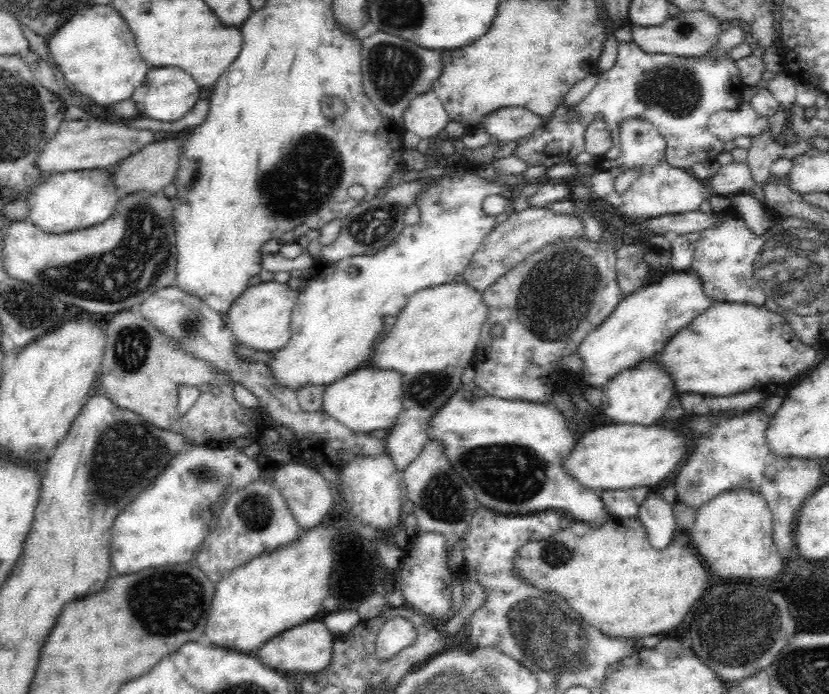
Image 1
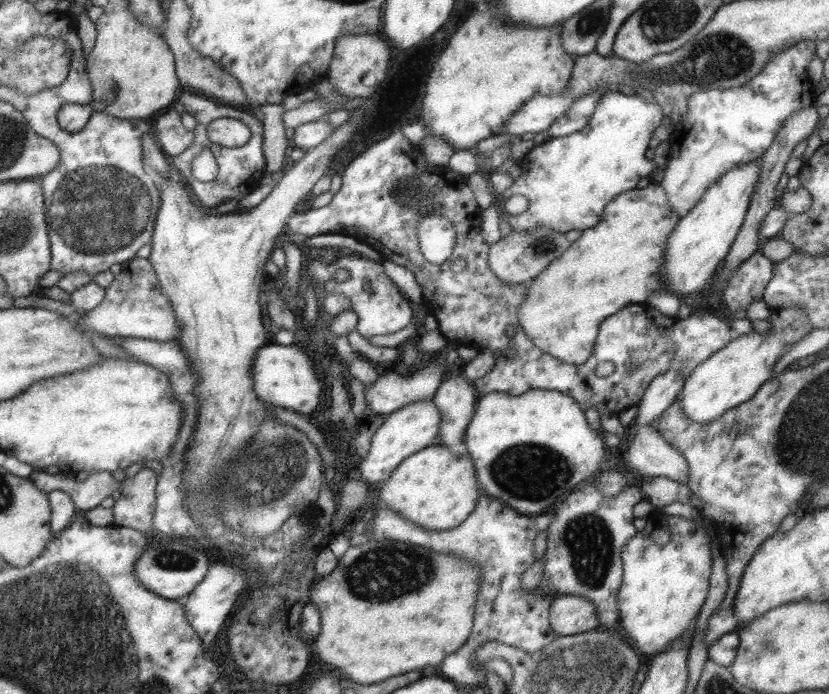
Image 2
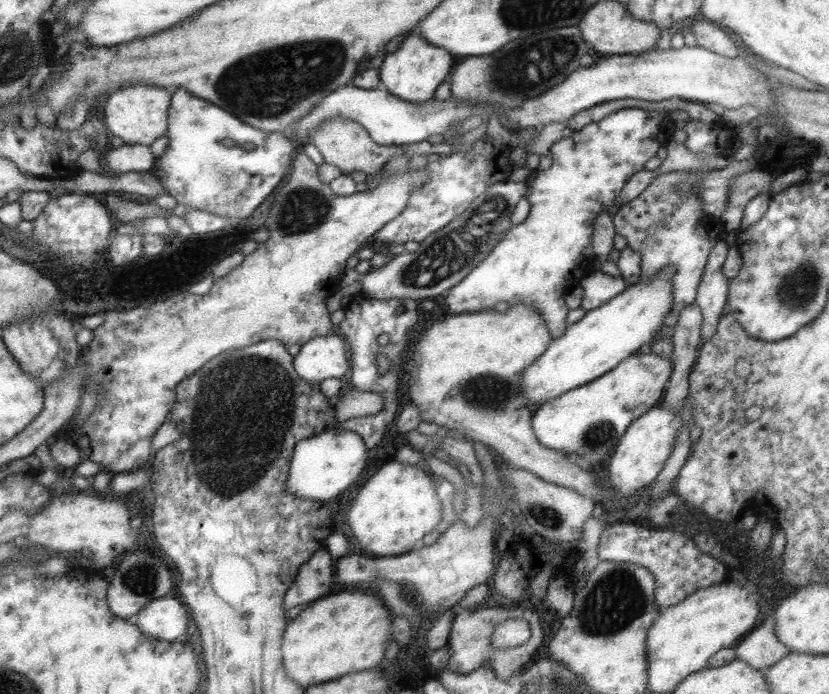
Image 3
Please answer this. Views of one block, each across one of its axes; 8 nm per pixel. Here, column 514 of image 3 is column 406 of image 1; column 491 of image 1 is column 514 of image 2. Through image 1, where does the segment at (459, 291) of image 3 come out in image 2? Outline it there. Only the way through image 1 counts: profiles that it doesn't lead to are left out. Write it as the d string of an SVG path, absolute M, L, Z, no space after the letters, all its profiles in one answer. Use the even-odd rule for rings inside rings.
M616 90L601 94L590 120L581 130L565 137L551 137L548 142L533 146L518 162L518 166L522 168L521 173L509 188L495 197L497 206L501 208L502 220L515 232L531 230L535 226L545 226L563 233L591 228L599 222L604 204L611 202L617 194L635 188L640 178L648 176L656 169L654 161L645 157L645 152L649 140L653 138L653 130L659 126L663 117L662 110L656 103L645 101L638 94L627 96ZM513 194L525 196L528 200L527 209L517 216L503 211L502 203Z

